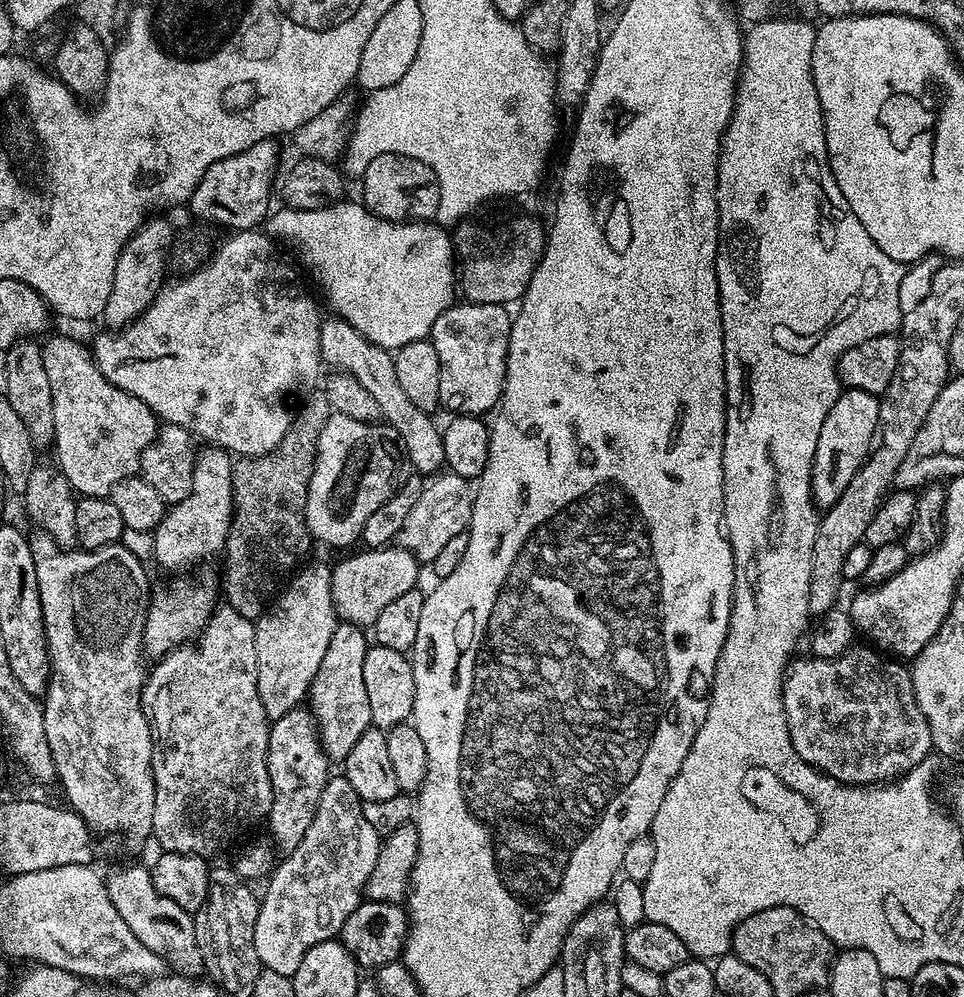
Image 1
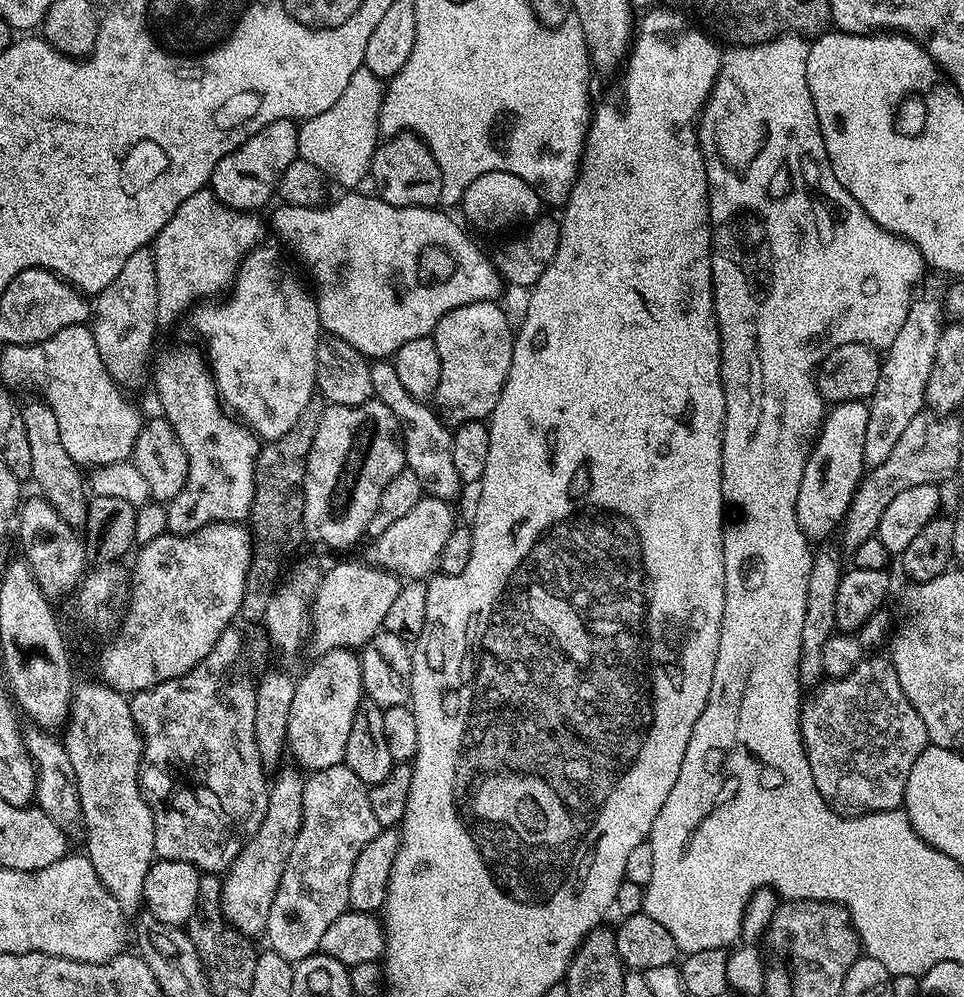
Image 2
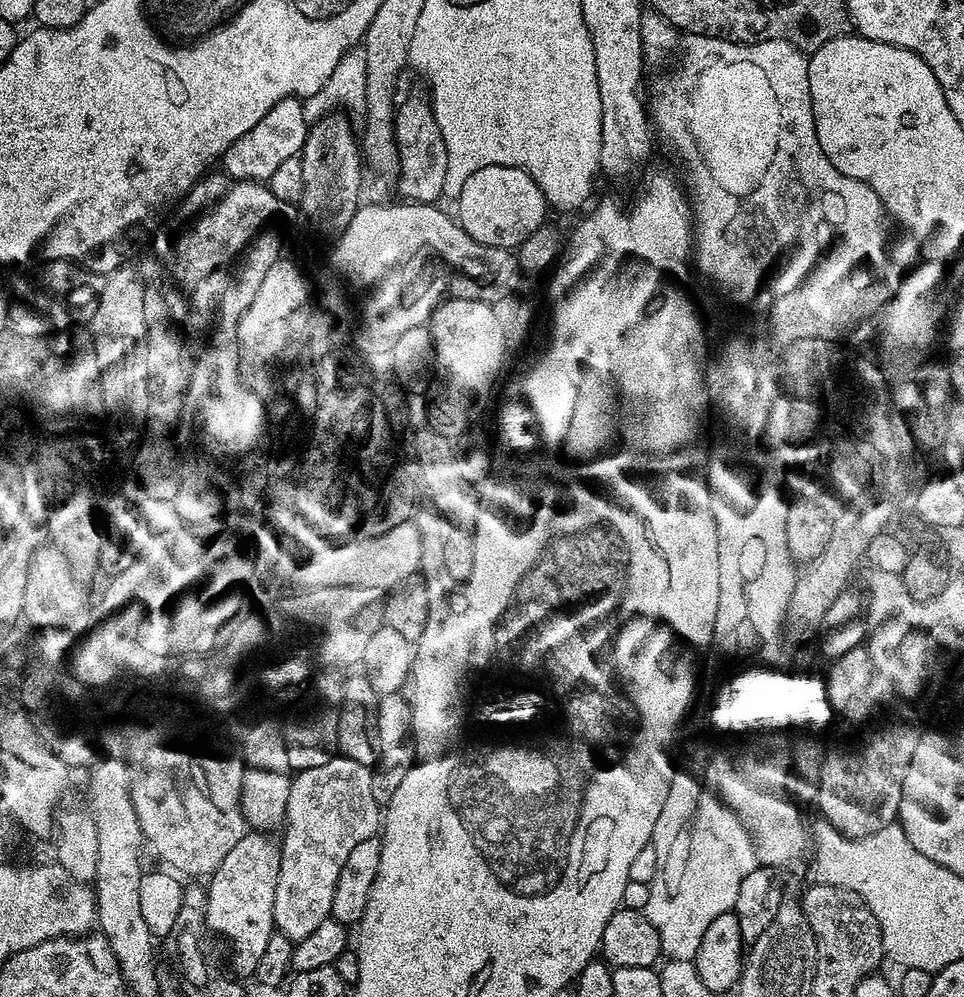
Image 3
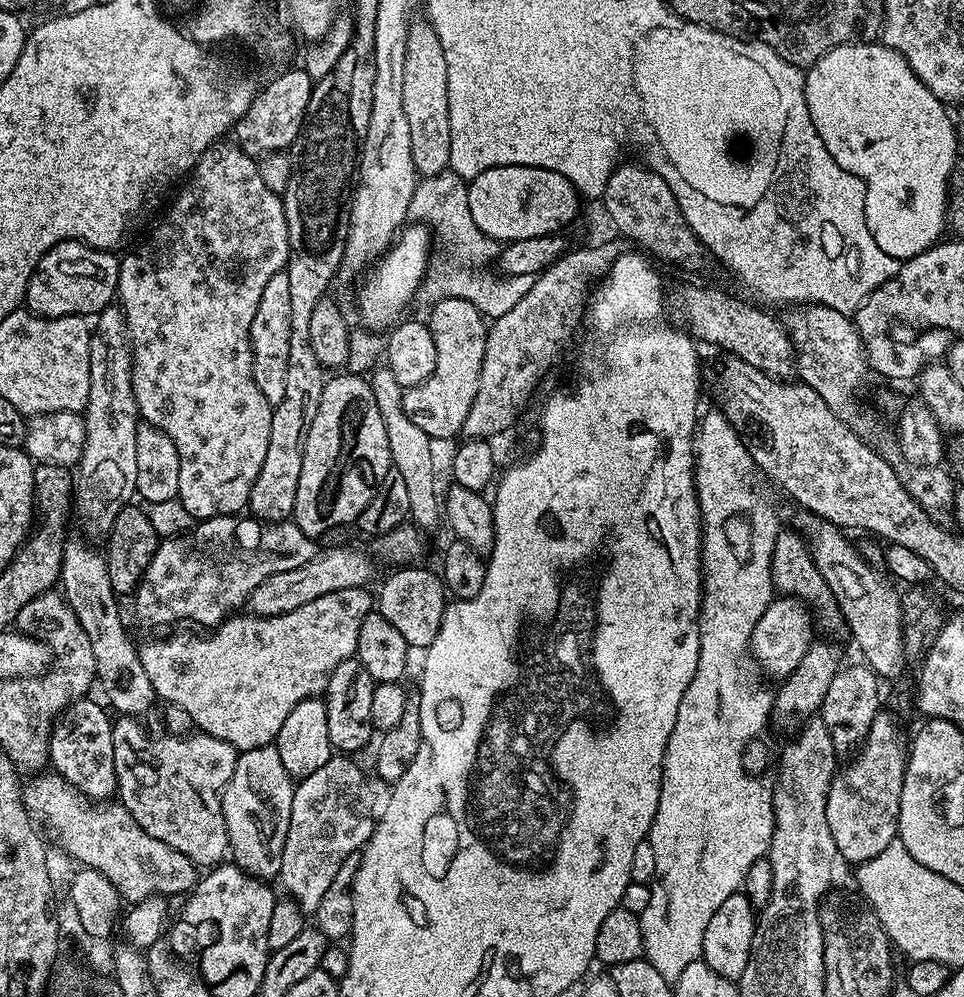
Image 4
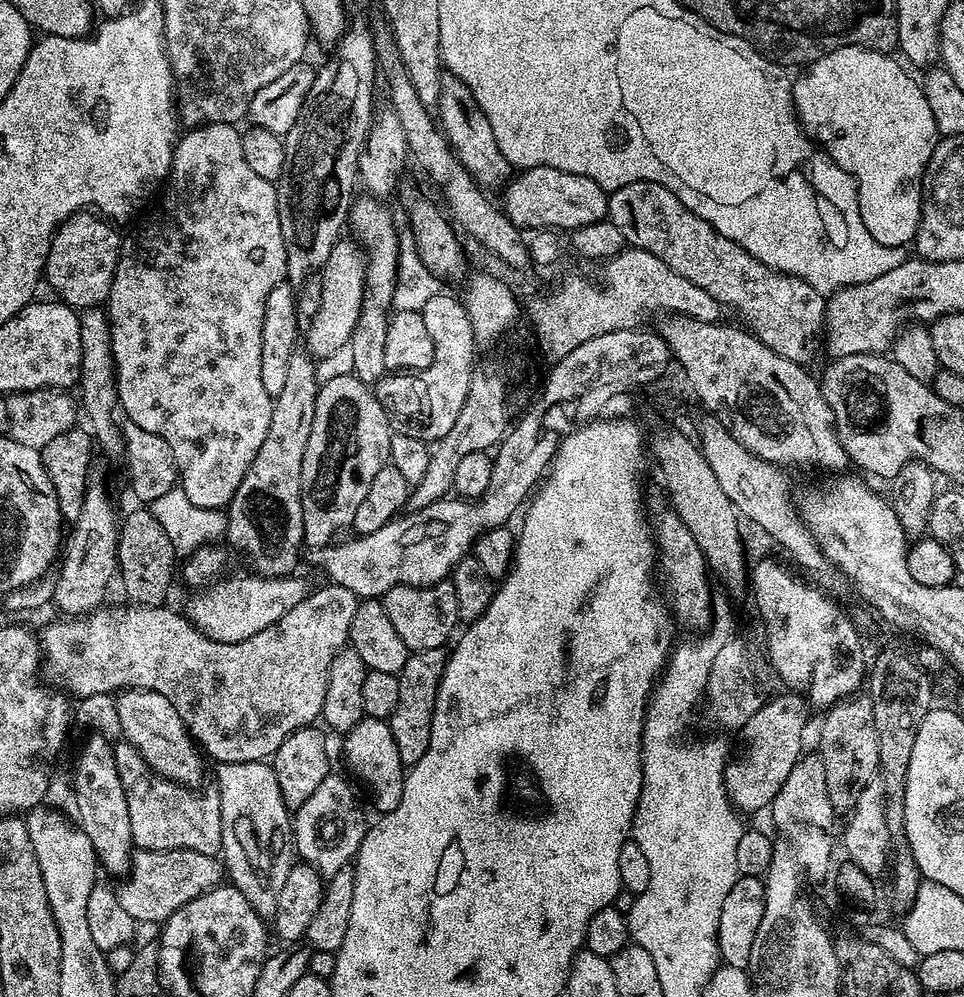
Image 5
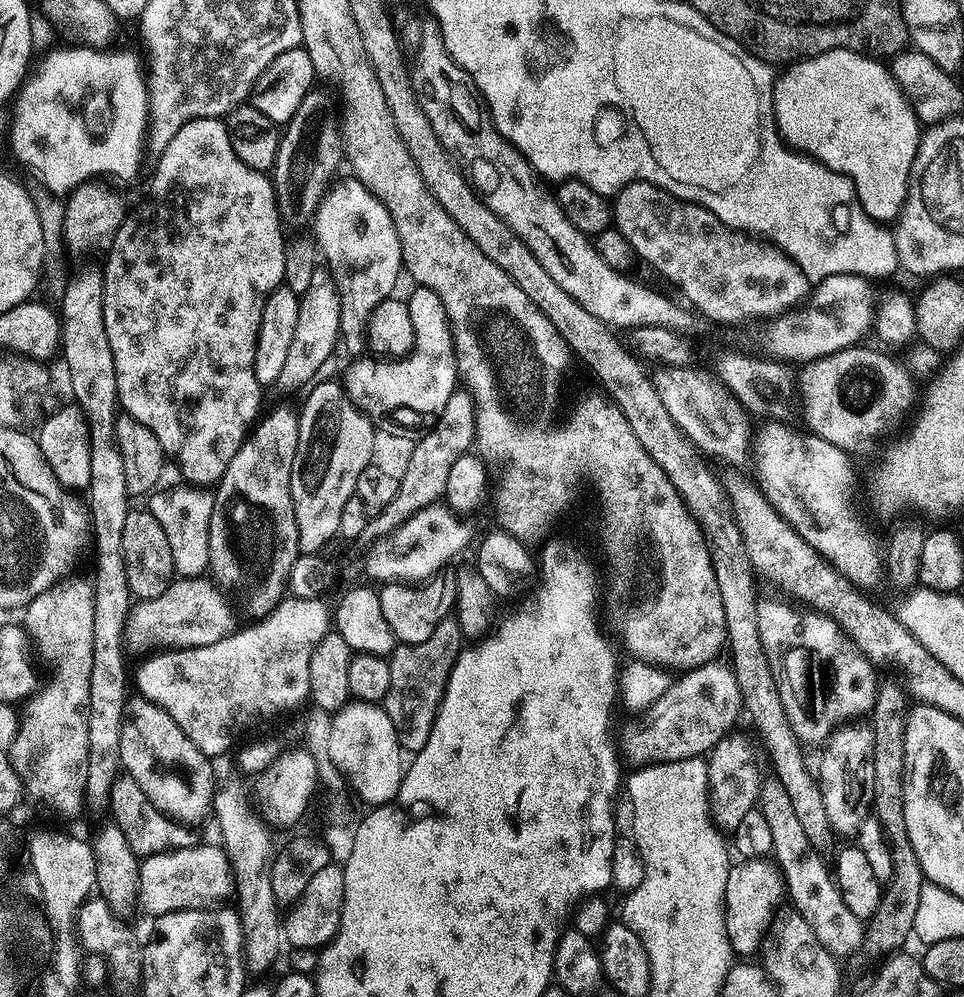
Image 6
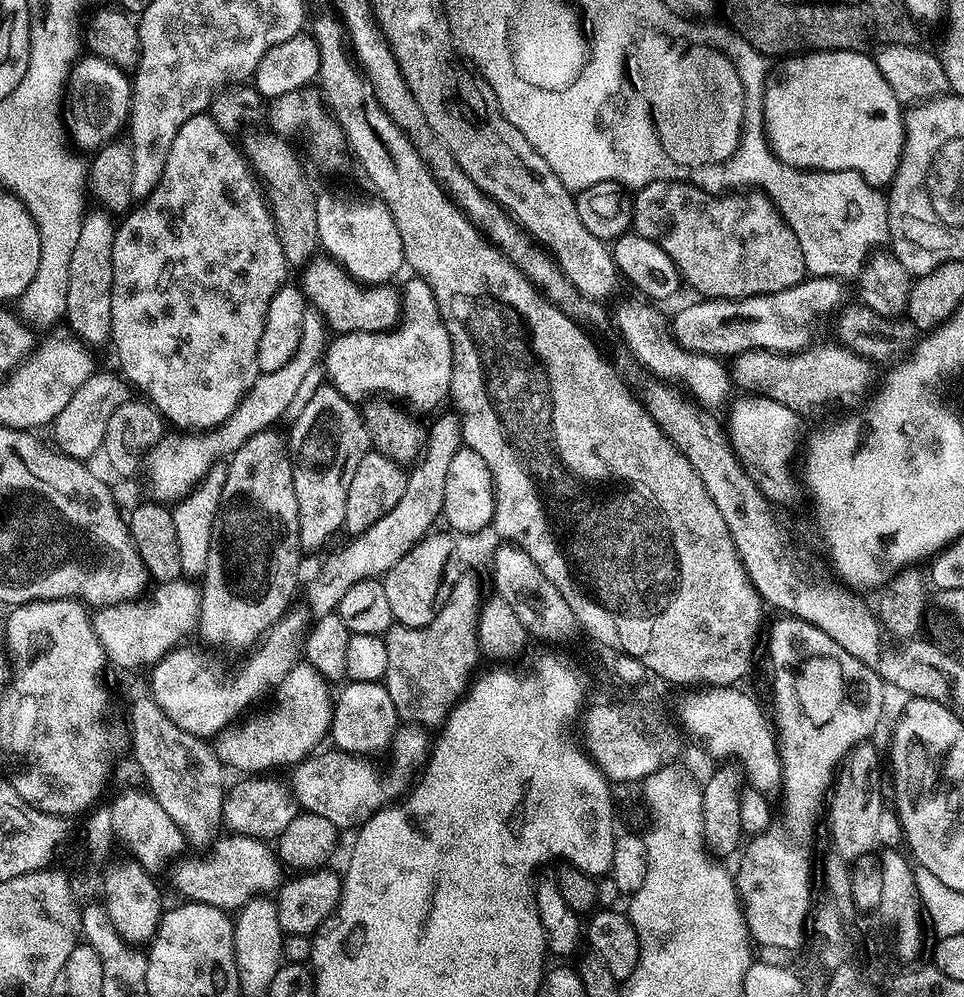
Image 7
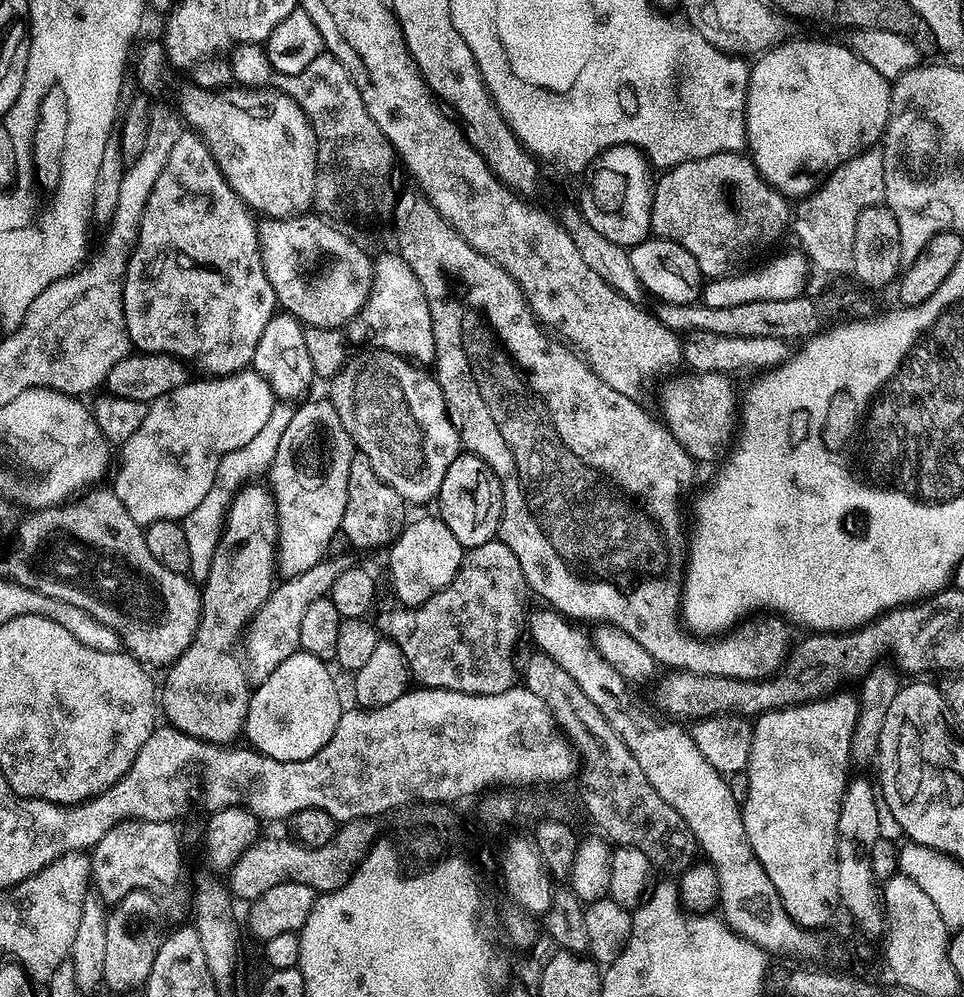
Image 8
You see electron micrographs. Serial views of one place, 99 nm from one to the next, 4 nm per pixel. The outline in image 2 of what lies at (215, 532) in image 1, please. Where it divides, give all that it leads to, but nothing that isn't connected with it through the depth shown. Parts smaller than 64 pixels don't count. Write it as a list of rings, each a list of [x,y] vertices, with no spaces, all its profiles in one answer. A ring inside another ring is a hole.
[[[172,348],[160,360],[156,368],[156,396],[160,399],[163,419],[174,426],[178,442],[188,455],[186,486],[172,500],[167,501],[168,532],[176,536],[189,535],[202,530],[207,524],[240,522],[251,513],[256,489],[256,456],[262,447],[261,441],[251,428],[239,419],[220,420],[222,401],[216,391],[216,381],[203,351],[196,348]]]

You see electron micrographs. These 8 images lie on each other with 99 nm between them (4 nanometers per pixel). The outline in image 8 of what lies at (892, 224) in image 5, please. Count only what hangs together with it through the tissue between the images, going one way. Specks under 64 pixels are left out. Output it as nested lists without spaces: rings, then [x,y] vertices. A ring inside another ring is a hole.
[[[788,40],[767,49],[759,57],[757,64],[751,65],[748,73],[748,97],[746,98],[746,130],[748,131],[747,151],[750,153],[750,159],[753,166],[759,170],[760,176],[772,188],[778,189],[784,193],[785,197],[795,198],[805,197],[814,187],[812,179],[815,176],[823,177],[825,174],[833,172],[840,164],[852,159],[861,149],[868,150],[881,143],[884,135],[884,127],[888,125],[888,115],[892,109],[892,89],[890,82],[870,66],[861,56],[856,55],[851,47],[840,44],[827,44],[824,40]]]

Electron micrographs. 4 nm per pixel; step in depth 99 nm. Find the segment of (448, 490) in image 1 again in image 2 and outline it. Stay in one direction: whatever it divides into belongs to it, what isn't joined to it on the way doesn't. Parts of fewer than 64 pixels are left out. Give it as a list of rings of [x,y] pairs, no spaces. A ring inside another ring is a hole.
[[[425,494],[400,521],[394,522],[387,530],[382,530],[371,541],[368,548],[367,563],[387,572],[395,572],[401,578],[408,580],[424,580],[428,578],[441,563],[446,542],[451,540],[456,528],[456,512],[447,500],[439,500]]]

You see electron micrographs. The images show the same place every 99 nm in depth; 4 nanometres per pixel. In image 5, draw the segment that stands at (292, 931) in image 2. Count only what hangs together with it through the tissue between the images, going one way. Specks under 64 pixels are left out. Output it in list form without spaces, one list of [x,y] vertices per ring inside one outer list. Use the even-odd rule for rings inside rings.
[[[330,774],[318,785],[318,790],[302,802],[302,806],[295,809],[294,819],[291,821],[292,834],[294,837],[295,855],[301,861],[319,873],[321,877],[327,878],[338,874],[338,870],[349,867],[353,863],[354,857],[360,850],[360,843],[366,831],[364,824],[364,812],[360,809],[360,800],[356,797],[356,792],[352,789],[352,784],[348,780],[336,774]]]

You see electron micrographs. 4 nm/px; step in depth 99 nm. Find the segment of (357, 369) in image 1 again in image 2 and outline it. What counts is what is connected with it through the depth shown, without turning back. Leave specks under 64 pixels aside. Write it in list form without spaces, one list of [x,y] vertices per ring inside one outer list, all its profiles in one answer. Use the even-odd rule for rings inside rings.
[[[380,358],[371,365],[371,369],[375,399],[390,406],[400,424],[405,465],[414,470],[418,482],[422,482],[424,493],[439,500],[455,501],[455,496],[462,491],[462,485],[458,470],[454,470],[454,457],[450,455],[453,429],[425,401],[410,398],[410,393],[402,387],[402,382],[398,382],[395,363]]]

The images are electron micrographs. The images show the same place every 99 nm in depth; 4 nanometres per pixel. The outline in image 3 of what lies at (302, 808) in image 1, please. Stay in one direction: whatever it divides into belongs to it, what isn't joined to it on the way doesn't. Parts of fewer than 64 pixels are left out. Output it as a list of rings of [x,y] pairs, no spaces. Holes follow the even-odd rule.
[[[249,831],[222,858],[222,866],[207,881],[205,922],[208,931],[217,937],[225,936],[232,943],[232,964],[235,975],[251,977],[258,966],[258,958],[266,950],[276,923],[274,922],[274,890],[280,869],[280,845],[263,831]]]

